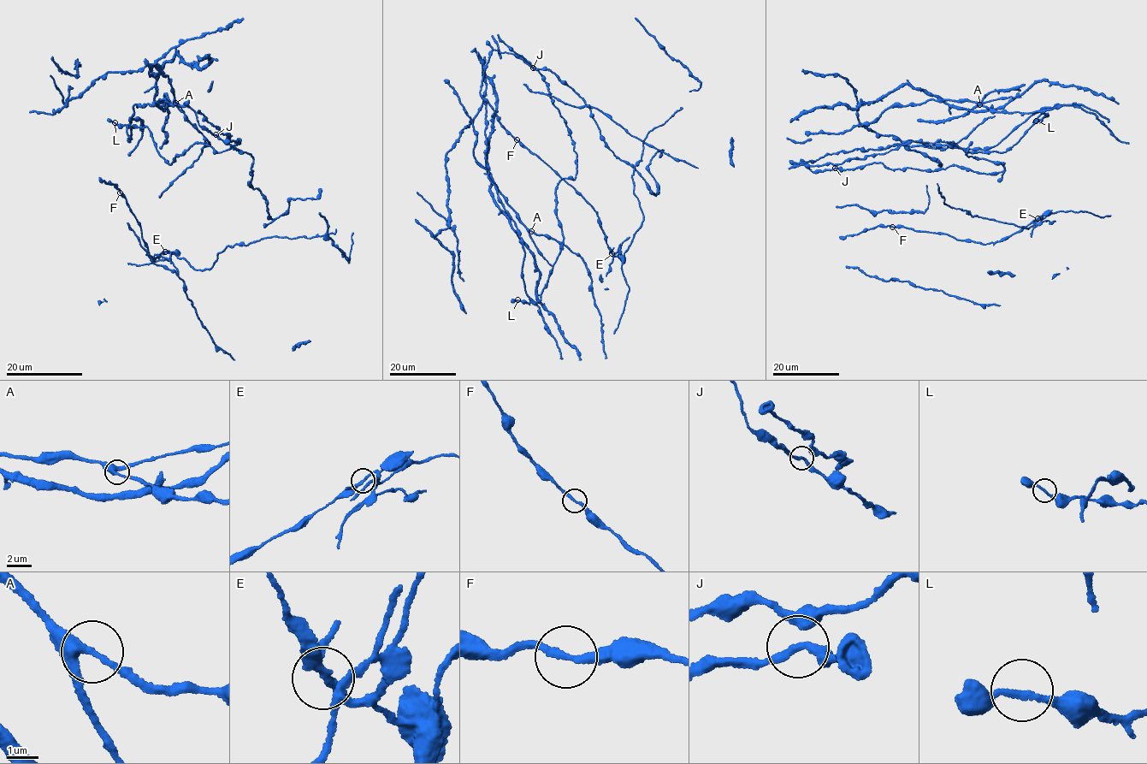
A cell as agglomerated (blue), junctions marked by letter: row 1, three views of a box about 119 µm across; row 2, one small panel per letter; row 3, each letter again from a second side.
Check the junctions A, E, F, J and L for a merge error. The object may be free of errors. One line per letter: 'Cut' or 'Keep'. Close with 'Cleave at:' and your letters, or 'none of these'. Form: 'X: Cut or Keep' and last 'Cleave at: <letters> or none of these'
A: Keep
E: Cut
F: Keep
J: Keep
L: Keep
Cleave at: E

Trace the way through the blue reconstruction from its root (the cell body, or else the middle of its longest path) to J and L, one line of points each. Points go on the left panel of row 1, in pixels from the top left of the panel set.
J: (252, 156), (225, 143), (215, 134)
L: (252, 156), (219, 134), (239, 140), (234, 148), (218, 152), (200, 143), (168, 165), (147, 127), (115, 122)

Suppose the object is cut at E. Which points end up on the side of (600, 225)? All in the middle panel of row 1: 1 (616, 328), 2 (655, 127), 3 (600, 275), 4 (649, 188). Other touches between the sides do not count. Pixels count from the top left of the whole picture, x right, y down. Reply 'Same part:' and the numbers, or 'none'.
Same part: 3, 4

